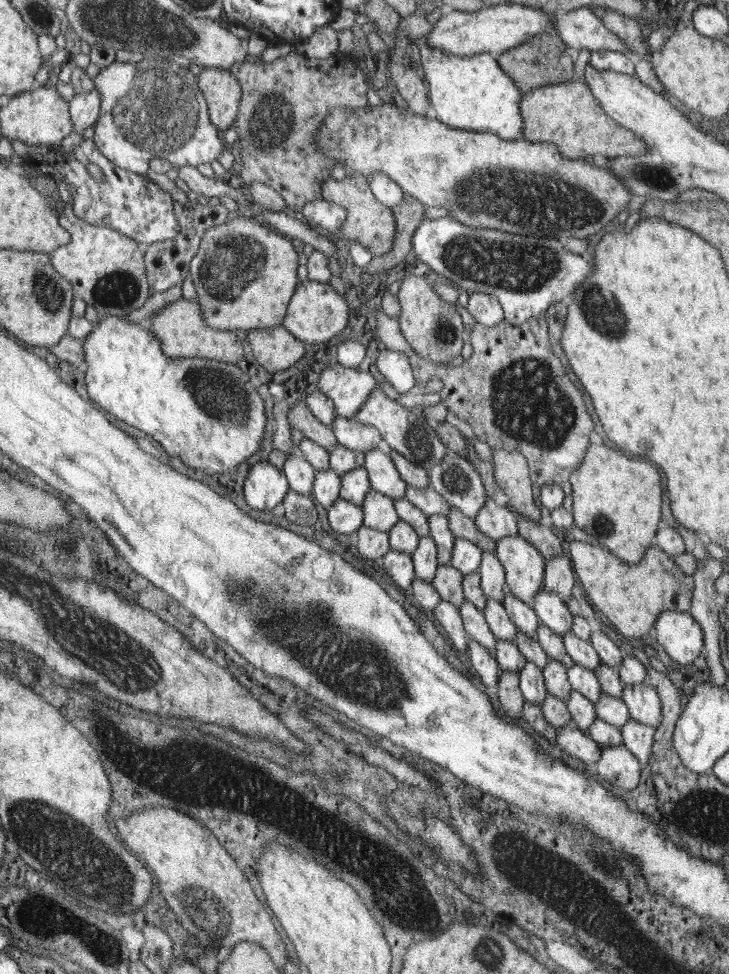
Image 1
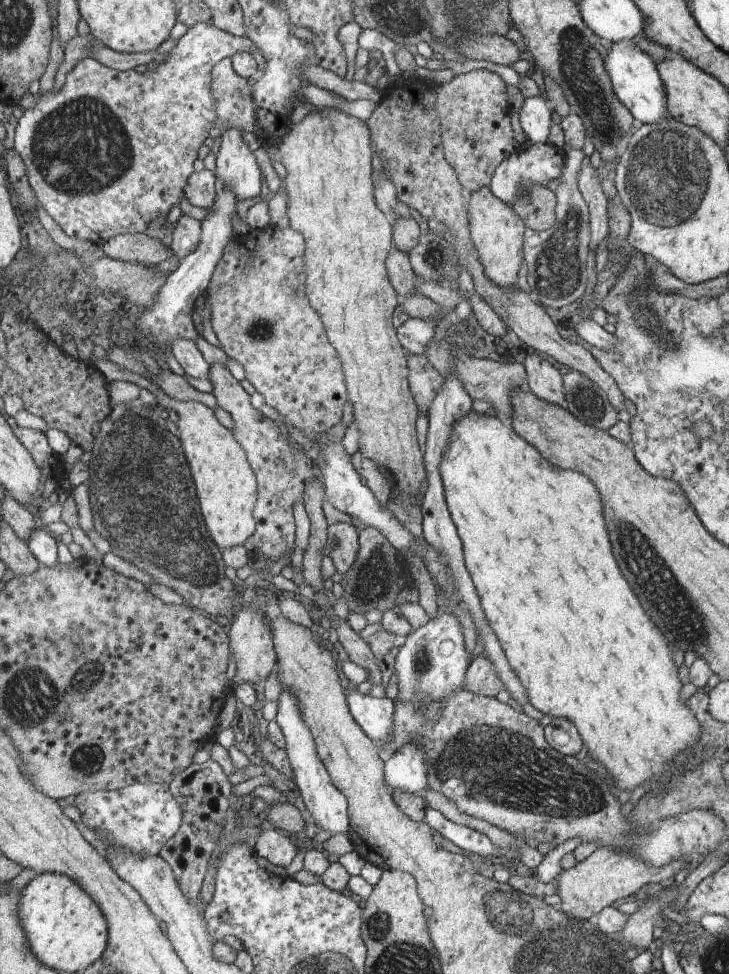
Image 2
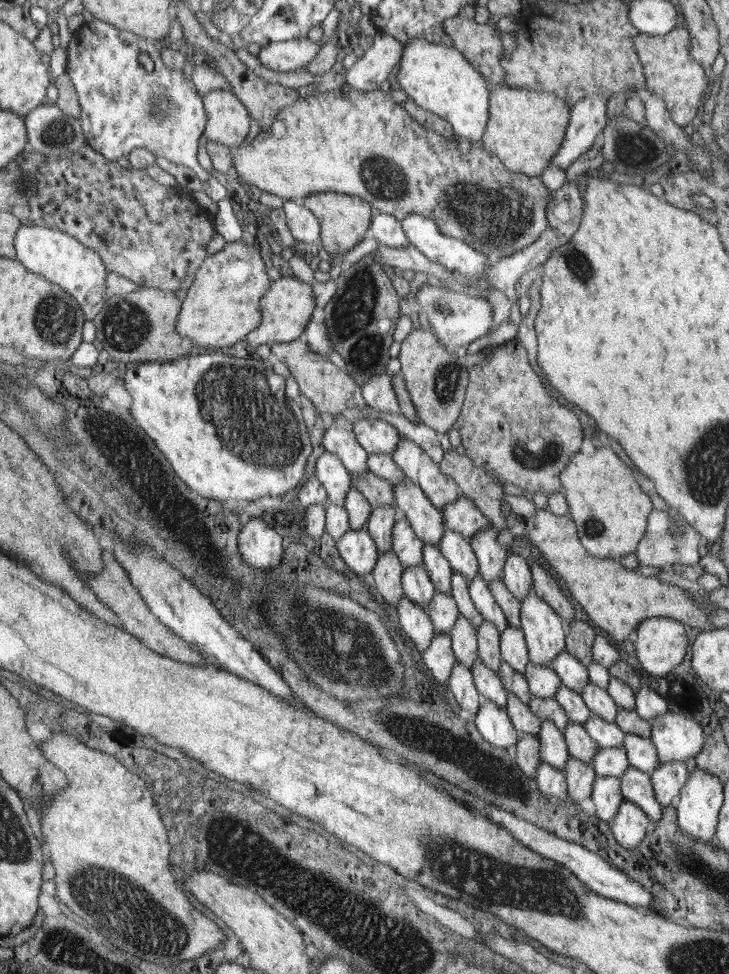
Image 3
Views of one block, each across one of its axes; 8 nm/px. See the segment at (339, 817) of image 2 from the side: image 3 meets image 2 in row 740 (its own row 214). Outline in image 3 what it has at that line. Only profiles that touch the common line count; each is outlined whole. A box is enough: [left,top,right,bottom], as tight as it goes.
[282,200,322,244]

